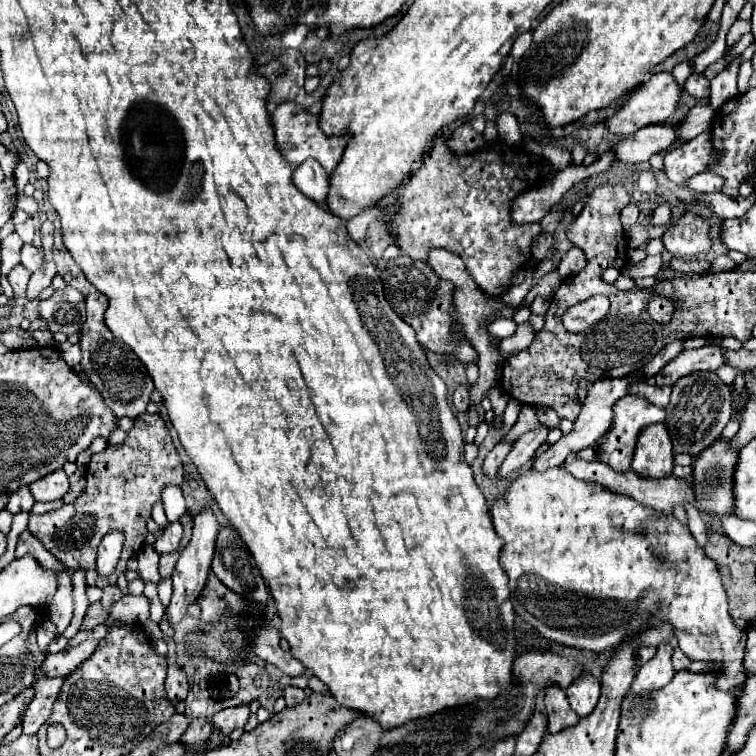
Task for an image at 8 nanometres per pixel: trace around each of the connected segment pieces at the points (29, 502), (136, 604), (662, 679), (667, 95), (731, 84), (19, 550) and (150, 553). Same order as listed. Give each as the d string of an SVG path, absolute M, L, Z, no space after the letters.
M21 485L21 487L9 497L9 503L7 503L5 509L7 509L11 515L15 515L15 513L19 513L19 511L31 513L31 507L33 507L33 505L35 505L35 499L33 499L29 487L27 487L27 485Z
M123 595L113 603L113 615L117 615L117 619L125 619L125 623L145 623L149 619L149 599L145 595Z
M663 643L663 645L659 645L657 655L651 661L647 661L645 665L641 665L641 669L637 671L637 677L633 681L633 687L631 687L631 689L635 689L637 695L661 689L673 679L675 669L671 665L671 653L673 653L673 649Z
M659 71L653 73L647 81L643 81L637 89L633 89L627 99L623 101L623 105L605 119L605 125L609 129L609 133L613 135L633 135L637 129L651 125L651 123L665 123L669 119L669 115L677 109L677 103L681 99L681 89L677 87L675 79L671 73Z
M735 57L735 61L731 61L731 65L725 71L721 71L717 77L711 79L711 95L709 95L711 109L717 111L719 107L723 107L723 103L727 103L737 95L739 65L741 65L741 57Z
M23 531L19 535L19 541L17 541L17 547L15 547L15 557L23 557L25 553L31 553L45 569L49 567L57 567L57 571L61 569L61 563L41 545L41 541L37 541L29 531Z
M144 545L137 554L138 573L144 581L157 584L161 576L159 574L159 554L151 545Z

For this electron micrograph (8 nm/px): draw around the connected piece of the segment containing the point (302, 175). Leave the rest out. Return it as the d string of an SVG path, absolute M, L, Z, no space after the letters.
M307 159L295 169L293 181L299 187L299 191L303 191L309 199L325 203L329 193L329 175L315 159Z

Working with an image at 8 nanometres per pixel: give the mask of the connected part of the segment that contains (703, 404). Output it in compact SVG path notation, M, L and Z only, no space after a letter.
M693 373L685 379L679 379L673 385L671 403L665 409L667 421L665 427L671 435L675 453L695 455L703 451L713 439L719 437L723 427L729 421L729 385L719 381L713 373Z

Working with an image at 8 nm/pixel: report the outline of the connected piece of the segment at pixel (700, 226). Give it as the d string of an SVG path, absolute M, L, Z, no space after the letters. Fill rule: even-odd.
M687 211L665 235L665 249L677 259L693 259L699 253L707 253L711 249L711 225L707 217L695 215Z

